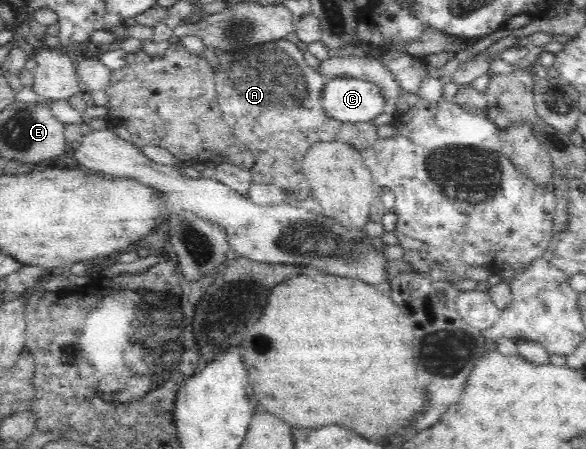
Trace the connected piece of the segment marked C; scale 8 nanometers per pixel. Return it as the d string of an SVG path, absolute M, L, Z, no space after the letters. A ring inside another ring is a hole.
M336 76L322 92L325 112L343 123L372 121L383 114L385 97L381 87L361 78Z

